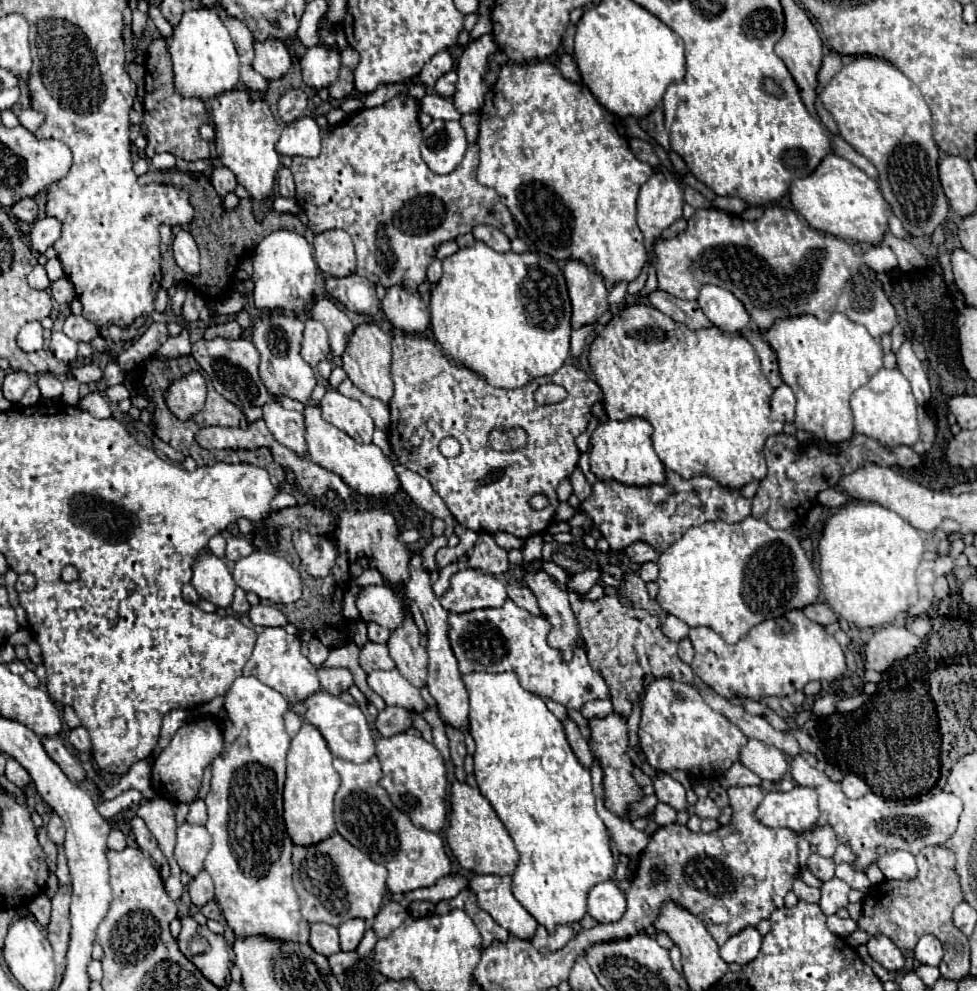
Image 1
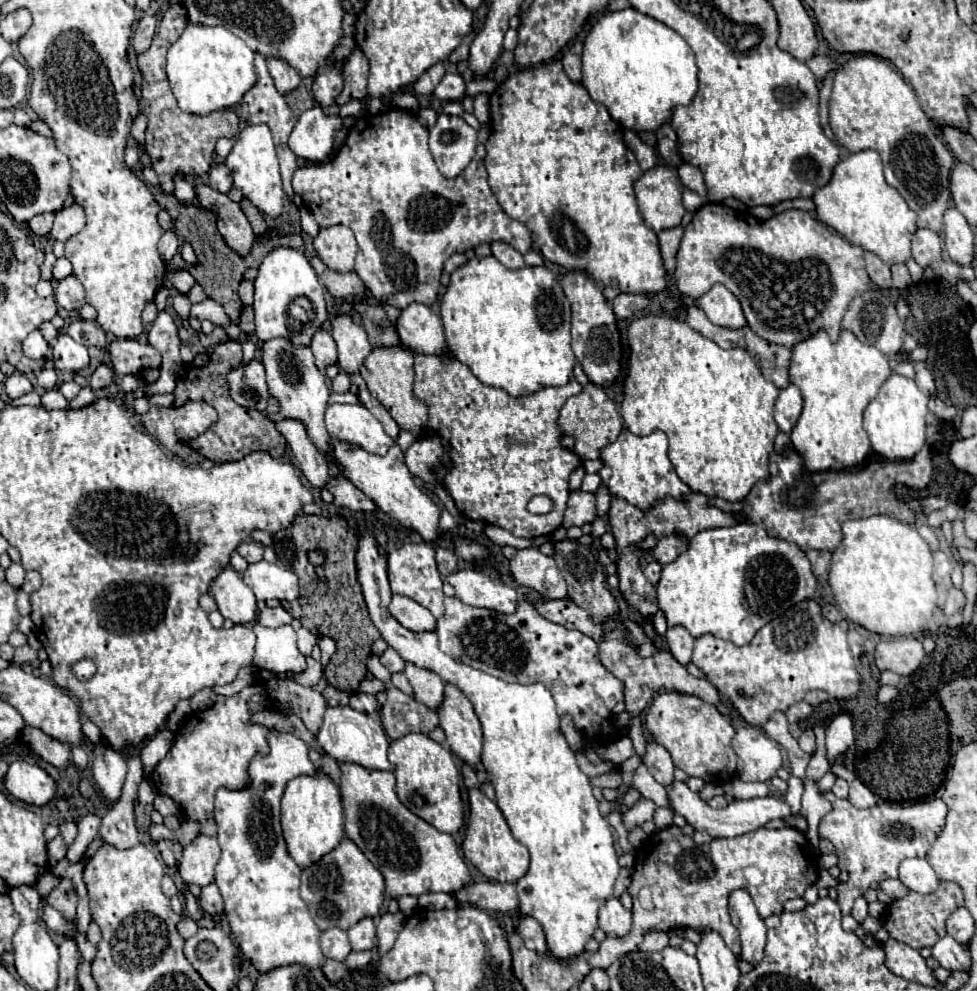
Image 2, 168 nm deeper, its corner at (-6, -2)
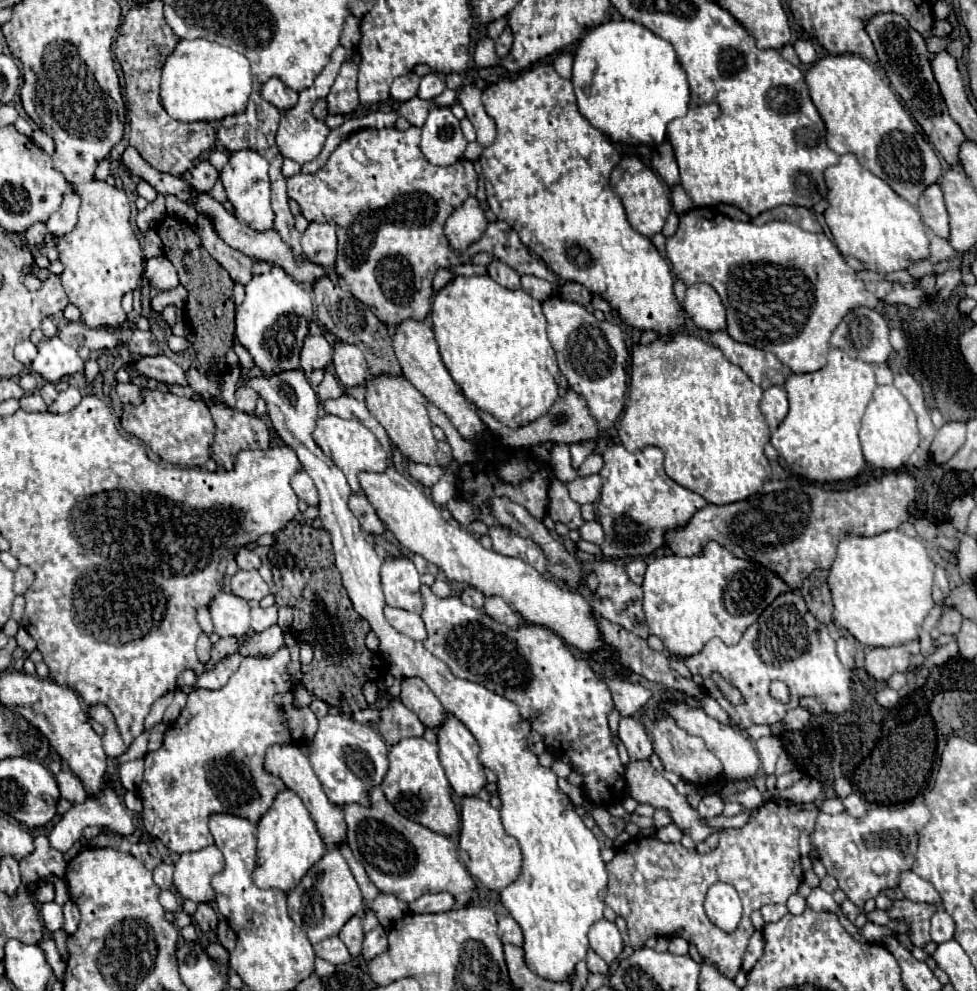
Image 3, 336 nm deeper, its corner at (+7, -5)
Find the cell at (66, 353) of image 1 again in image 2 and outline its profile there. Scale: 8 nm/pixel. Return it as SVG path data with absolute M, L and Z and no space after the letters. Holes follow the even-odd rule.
M61 332L51 348L53 352L53 364L61 372L79 372L89 366L89 354L87 348L79 342L75 342L69 334Z

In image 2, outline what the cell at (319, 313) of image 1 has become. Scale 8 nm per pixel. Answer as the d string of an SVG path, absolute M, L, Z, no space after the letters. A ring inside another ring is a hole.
M337 316L331 326L333 326L331 334L339 350L339 366L347 374L359 372L363 360L371 352L371 344L367 340L363 326L355 324L349 316Z

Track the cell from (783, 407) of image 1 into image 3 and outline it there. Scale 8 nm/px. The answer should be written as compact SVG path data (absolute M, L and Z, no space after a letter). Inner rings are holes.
M774 385L770 389L764 391L762 395L762 403L760 403L760 411L770 427L770 431L776 431L776 427L782 423L782 419L788 413L788 397L786 397L786 389L782 385Z

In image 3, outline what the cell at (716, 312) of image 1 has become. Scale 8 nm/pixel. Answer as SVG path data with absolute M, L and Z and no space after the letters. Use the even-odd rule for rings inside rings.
M696 283L686 289L684 311L688 317L706 331L722 331L726 329L726 311L724 305L708 283Z

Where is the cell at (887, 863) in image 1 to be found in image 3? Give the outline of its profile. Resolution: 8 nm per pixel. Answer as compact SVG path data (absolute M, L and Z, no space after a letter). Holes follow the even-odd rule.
M902 871L900 873L900 891L910 901L924 901L924 903L936 903L940 905L938 891L924 879L920 879L914 871Z

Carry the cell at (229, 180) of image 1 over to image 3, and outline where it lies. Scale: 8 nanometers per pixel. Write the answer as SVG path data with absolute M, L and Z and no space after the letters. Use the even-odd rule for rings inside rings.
M200 161L200 163L192 169L192 181L190 181L190 185L192 185L196 191L200 191L200 193L208 193L208 191L214 187L216 179L218 179L216 167L214 167L210 161Z

